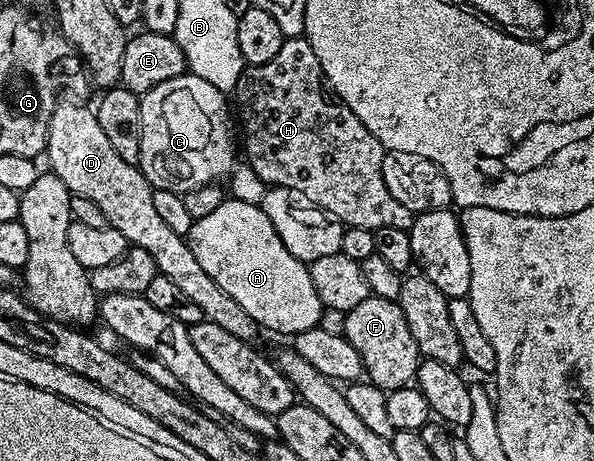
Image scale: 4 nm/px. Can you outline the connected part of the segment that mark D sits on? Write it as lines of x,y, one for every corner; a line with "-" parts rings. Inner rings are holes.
58,102
51,113
49,136
45,142
45,151
49,155
52,174
67,185
70,195
87,197
103,209
109,226
123,233
126,244
143,249
153,258
160,274
171,277
172,283
181,290
199,309
203,309
206,321
217,323
227,333
246,341
256,340
259,324
224,289
219,289
211,277
203,270
203,265
189,248
186,236
172,231
170,226
159,217
152,195
155,188
143,177
137,163
128,163
115,153
111,141
103,134
99,126
96,110
92,106
76,107
73,103

